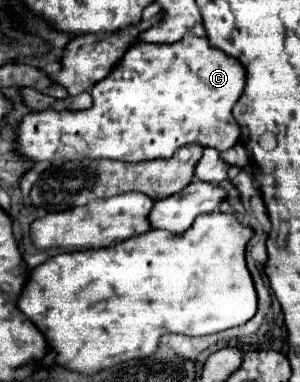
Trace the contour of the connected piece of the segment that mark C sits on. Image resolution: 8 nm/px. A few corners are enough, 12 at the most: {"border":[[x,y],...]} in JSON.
{"border":[[187,34],[135,42],[91,110],[33,112],[35,162],[225,152],[237,58]]}

